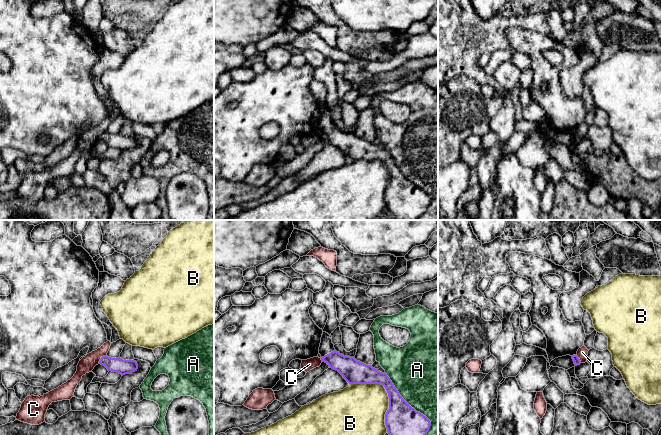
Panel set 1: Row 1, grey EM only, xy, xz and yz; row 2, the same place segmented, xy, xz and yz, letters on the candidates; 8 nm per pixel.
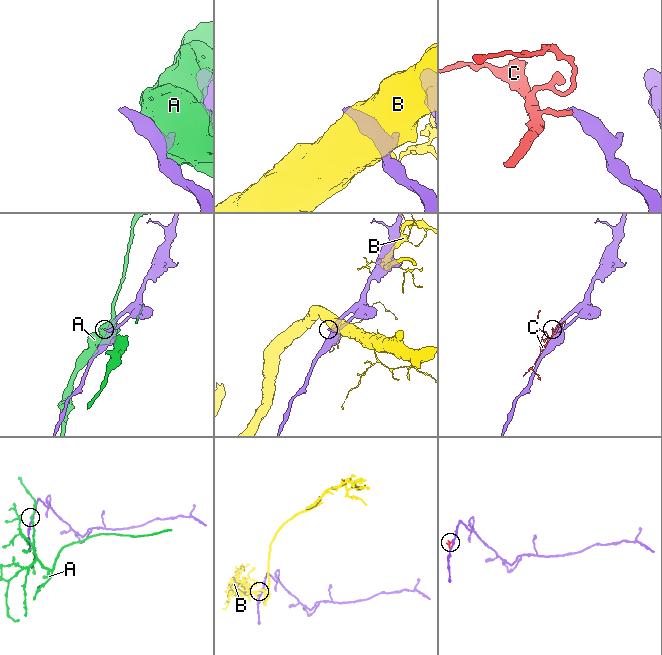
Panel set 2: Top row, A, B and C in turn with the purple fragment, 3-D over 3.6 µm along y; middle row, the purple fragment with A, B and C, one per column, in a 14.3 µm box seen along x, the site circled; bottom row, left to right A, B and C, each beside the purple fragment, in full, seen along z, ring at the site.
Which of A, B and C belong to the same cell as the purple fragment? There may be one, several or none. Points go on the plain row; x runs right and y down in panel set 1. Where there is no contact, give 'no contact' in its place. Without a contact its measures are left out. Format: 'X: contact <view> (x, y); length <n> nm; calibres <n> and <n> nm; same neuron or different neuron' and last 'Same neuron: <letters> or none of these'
A: contact xz (414, 185); length 650 nm; calibres 300 and 500 nm; different neuron
B: contact xz (387, 168); length 500 nm; calibres 260 and 400 nm; different neuron
C: contact xy (101, 134); length 100 nm; calibres 120 and 120 nm; different neuron
Same neuron: none of these

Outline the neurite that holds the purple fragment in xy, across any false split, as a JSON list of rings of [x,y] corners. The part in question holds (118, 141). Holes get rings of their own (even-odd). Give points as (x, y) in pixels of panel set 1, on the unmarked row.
[[[101,133],[99,140],[104,141],[108,147],[117,148],[122,152],[137,147],[138,140],[134,136],[123,136],[122,134]]]

